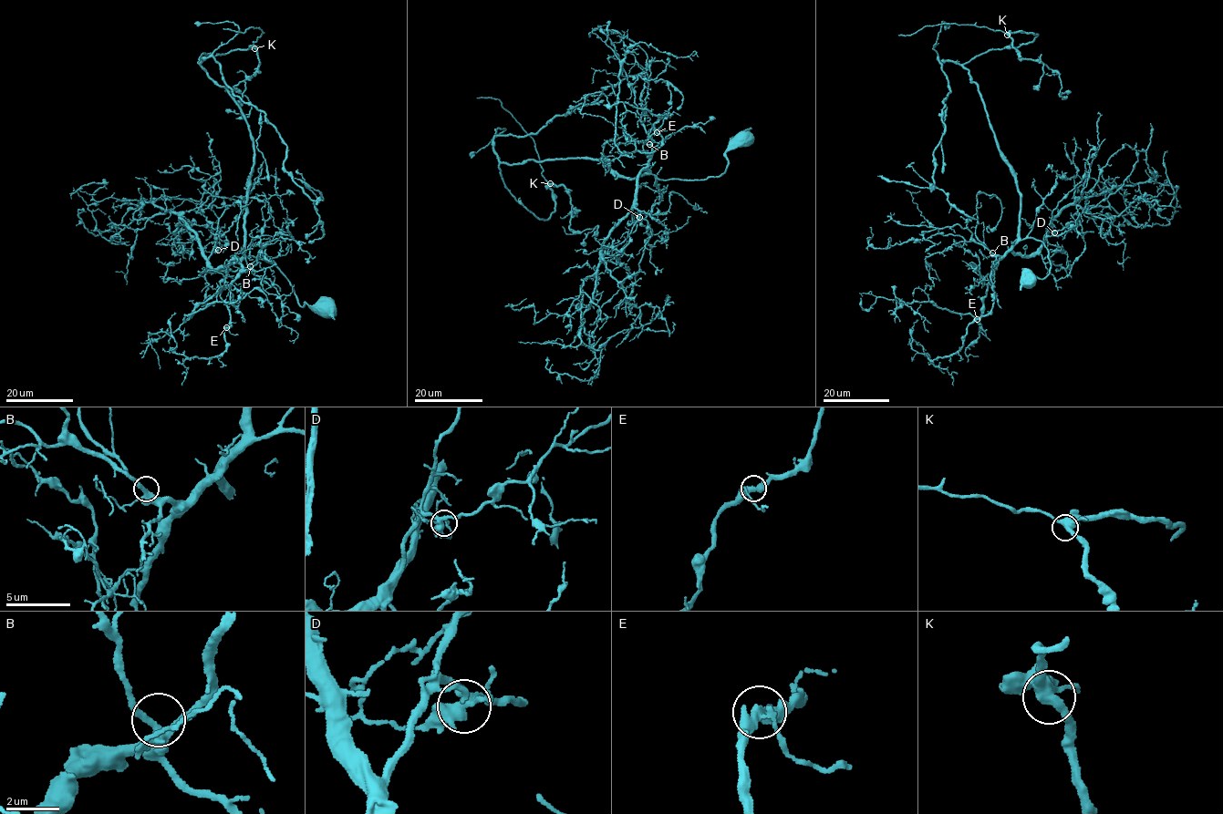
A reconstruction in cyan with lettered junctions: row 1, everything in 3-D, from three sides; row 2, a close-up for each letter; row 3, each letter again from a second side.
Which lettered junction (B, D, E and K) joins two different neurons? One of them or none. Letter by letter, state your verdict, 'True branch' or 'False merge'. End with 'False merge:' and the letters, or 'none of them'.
B: True branch
D: True branch
E: True branch
K: True branch
False merge: none of them

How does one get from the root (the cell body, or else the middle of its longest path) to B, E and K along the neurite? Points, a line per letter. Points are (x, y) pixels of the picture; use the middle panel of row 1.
B: (744, 137), (741, 133), (730, 146), (724, 172), (702, 180), (660, 180), (649, 174), (649, 144)
E: (744, 137), (731, 142), (719, 176), (664, 180), (649, 174), (649, 157), (639, 151), (659, 148), (656, 132)
K: (744, 137), (724, 172), (702, 180), (627, 180), (584, 157), (499, 165), (539, 218), (554, 211), (550, 183)

